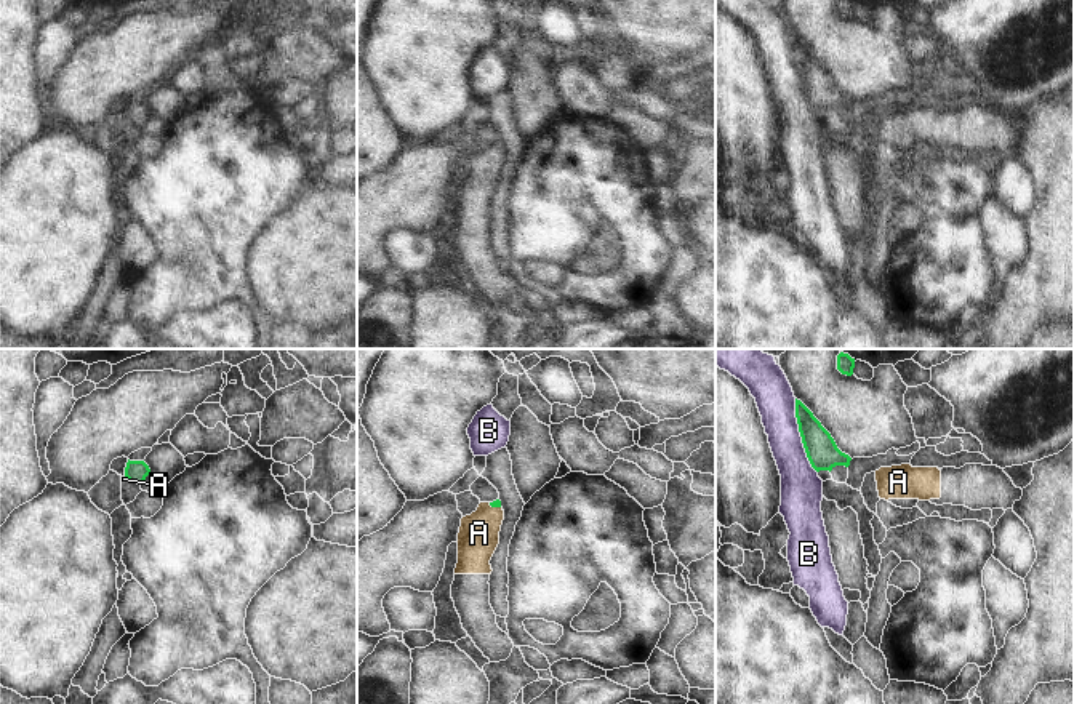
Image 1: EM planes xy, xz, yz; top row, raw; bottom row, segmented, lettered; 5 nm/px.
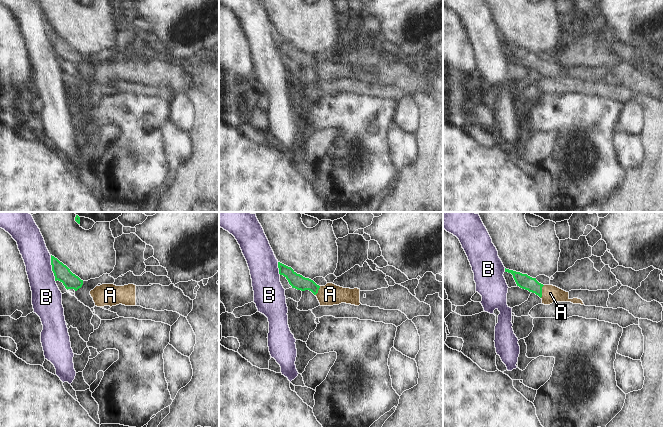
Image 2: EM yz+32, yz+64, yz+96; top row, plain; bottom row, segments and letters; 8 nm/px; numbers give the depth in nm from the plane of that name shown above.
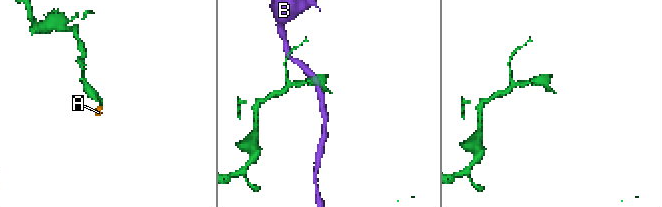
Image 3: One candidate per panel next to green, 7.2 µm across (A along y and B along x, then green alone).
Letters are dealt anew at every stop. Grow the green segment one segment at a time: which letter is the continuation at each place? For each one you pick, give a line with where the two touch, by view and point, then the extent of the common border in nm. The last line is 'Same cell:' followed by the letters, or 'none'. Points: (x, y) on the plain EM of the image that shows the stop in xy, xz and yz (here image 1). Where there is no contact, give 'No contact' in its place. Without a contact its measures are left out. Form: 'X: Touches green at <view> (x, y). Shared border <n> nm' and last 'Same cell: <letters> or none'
A: Touches green at xz (495, 148). Shared border 70 nm
Same cell: A

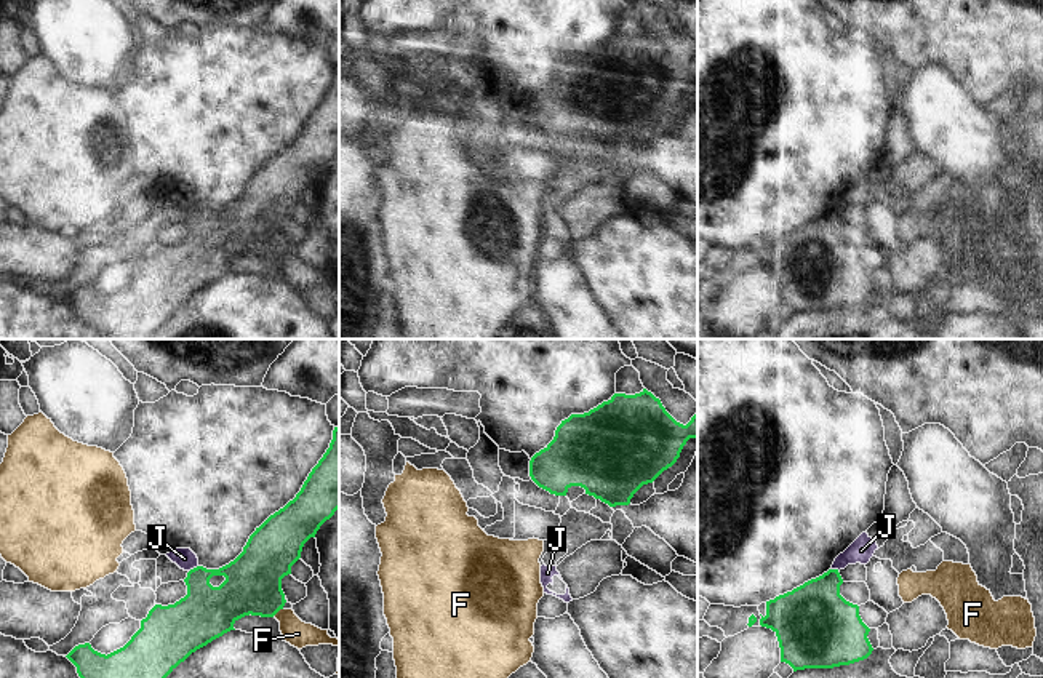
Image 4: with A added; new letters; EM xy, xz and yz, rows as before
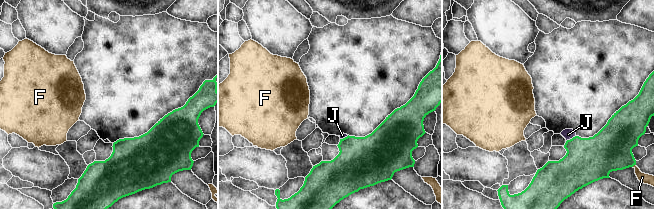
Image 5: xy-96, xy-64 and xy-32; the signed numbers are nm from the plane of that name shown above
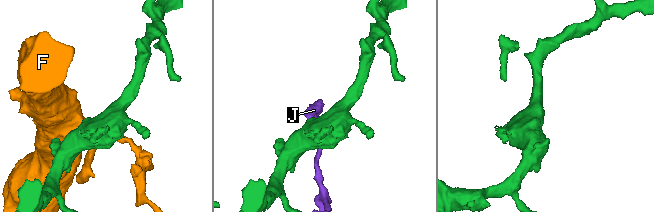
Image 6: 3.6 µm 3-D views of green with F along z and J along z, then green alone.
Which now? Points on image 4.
Same cell: none

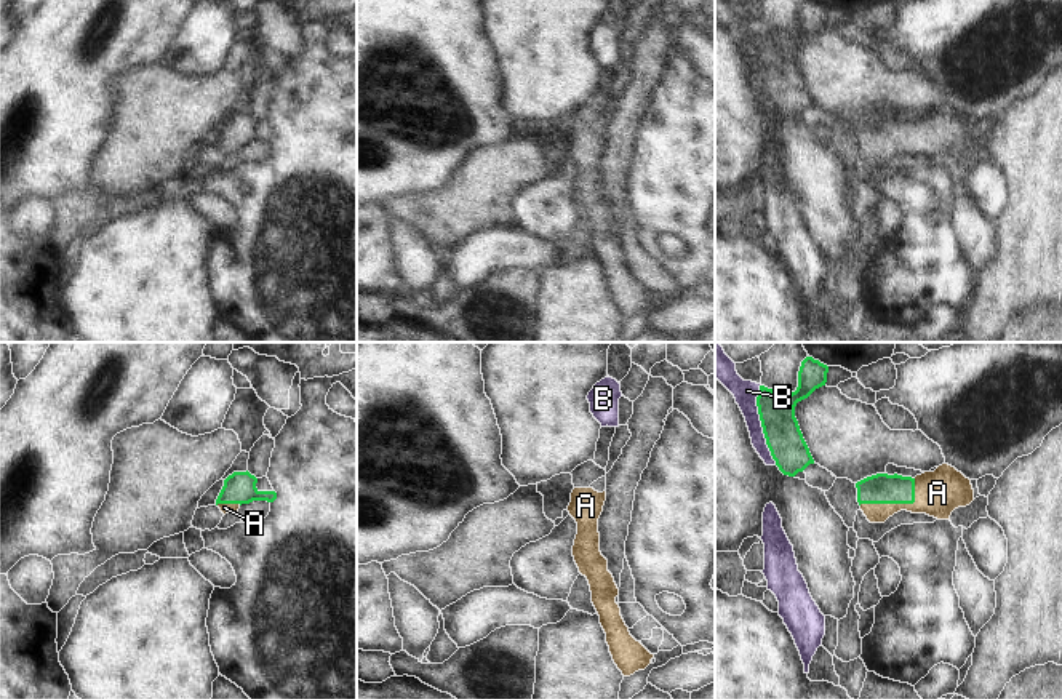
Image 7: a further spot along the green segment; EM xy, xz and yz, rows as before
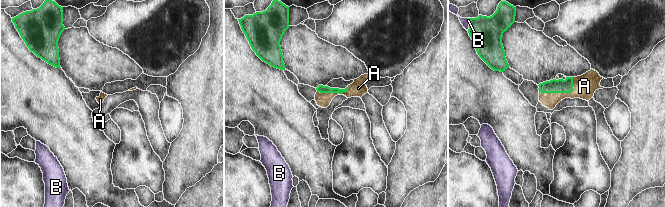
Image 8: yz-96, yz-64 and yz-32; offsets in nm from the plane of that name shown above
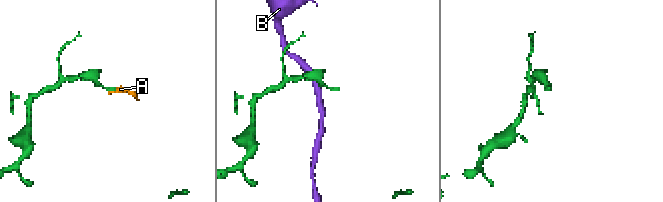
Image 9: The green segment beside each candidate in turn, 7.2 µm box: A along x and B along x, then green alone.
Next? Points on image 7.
A: Touches green at yz (898, 144). Shared border 320 nm
Same cell: A

